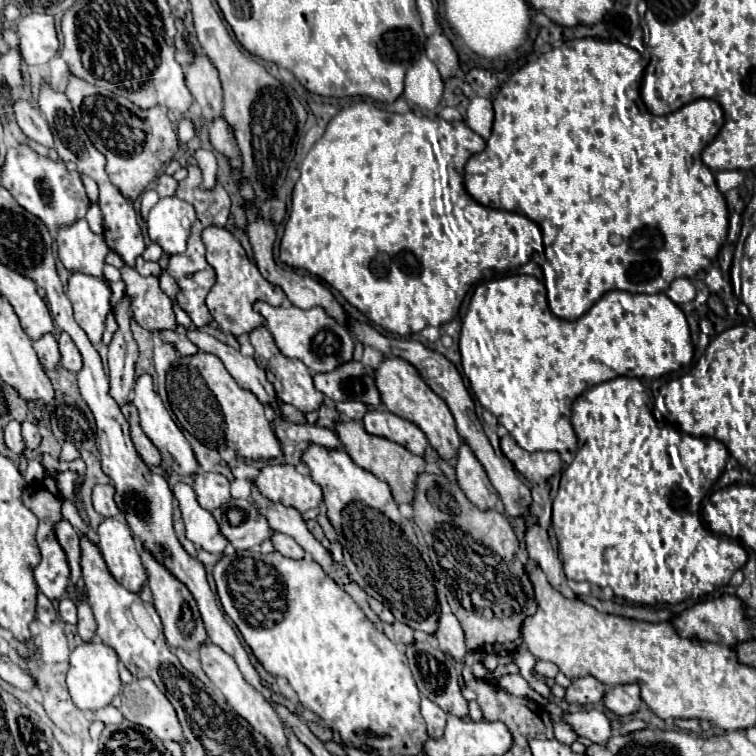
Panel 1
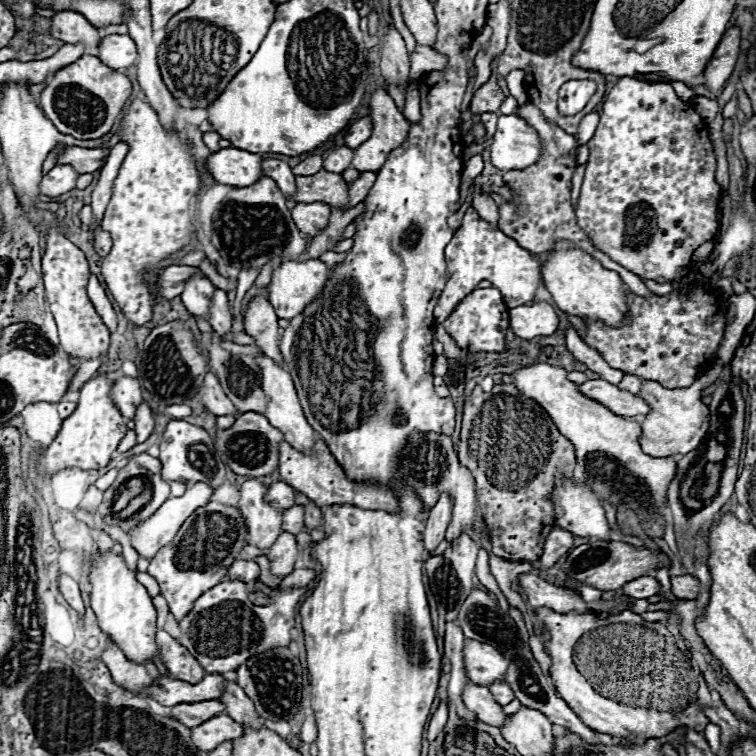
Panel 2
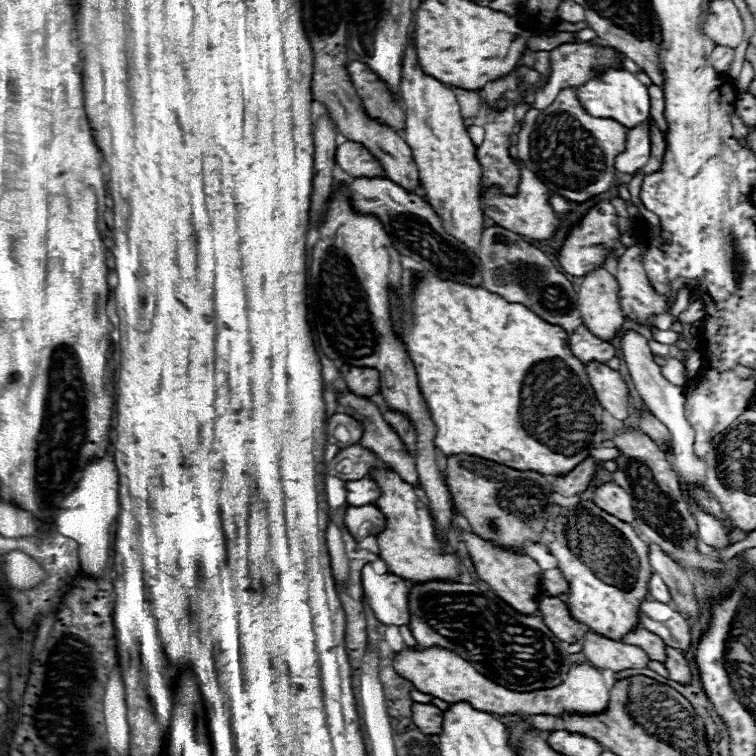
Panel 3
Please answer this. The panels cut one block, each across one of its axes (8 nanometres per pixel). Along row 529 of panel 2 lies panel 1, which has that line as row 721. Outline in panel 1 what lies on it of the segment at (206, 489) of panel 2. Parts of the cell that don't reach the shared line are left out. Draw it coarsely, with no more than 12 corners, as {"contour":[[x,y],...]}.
{"contour":[[152,680],[124,686],[120,710],[160,740],[186,744],[174,706]]}

